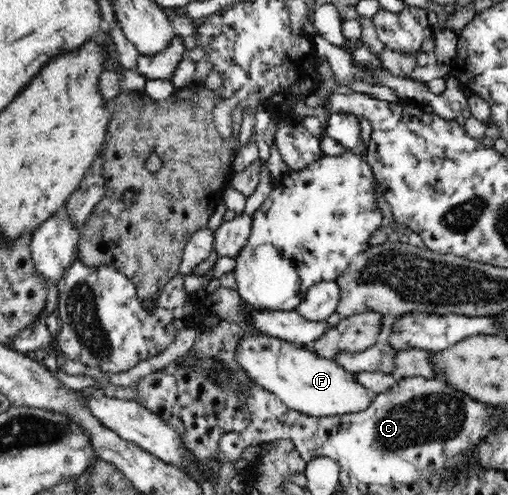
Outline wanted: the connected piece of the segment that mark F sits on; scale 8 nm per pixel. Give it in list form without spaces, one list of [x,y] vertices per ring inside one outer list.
[[[252,333],[240,337],[235,362],[249,379],[271,392],[287,408],[309,416],[343,416],[363,412],[373,402],[367,389],[355,378],[355,373],[319,356],[312,348],[274,336]]]

